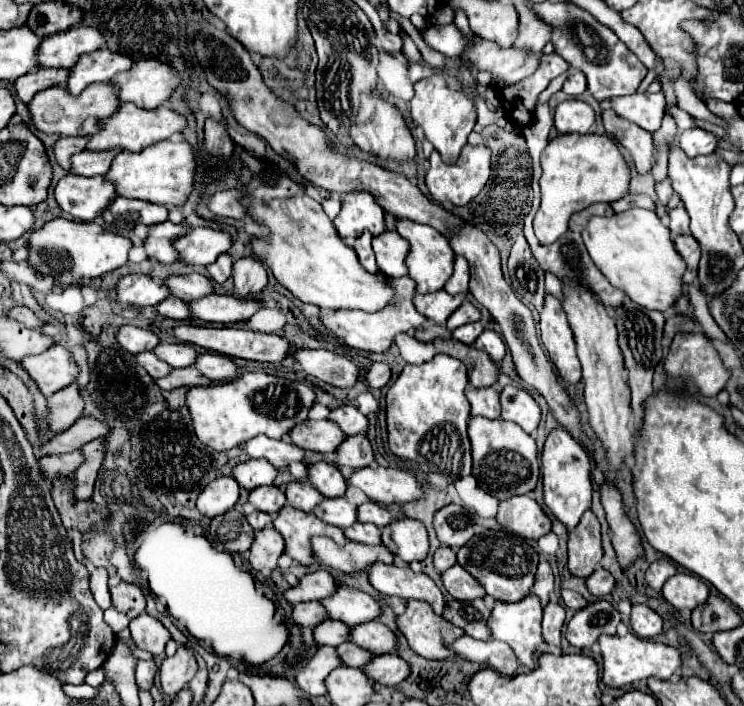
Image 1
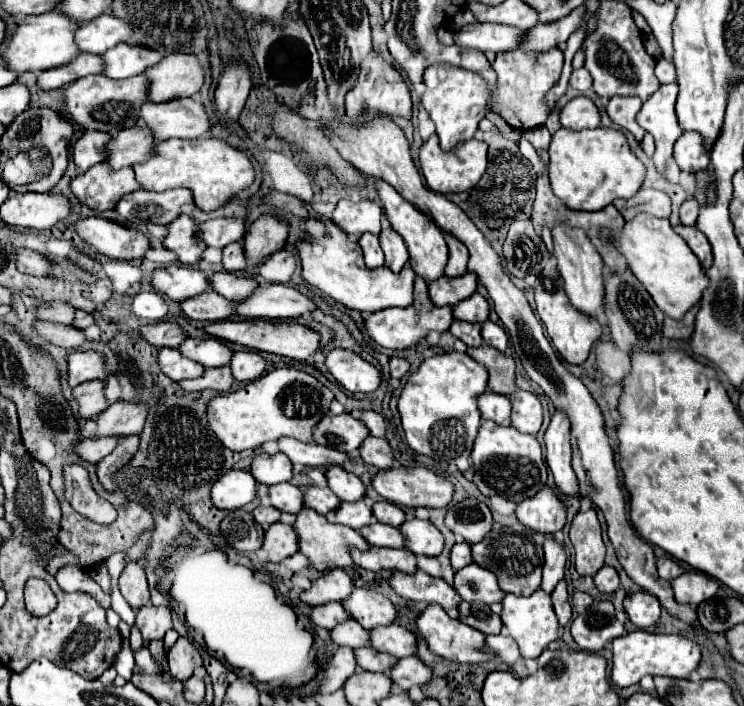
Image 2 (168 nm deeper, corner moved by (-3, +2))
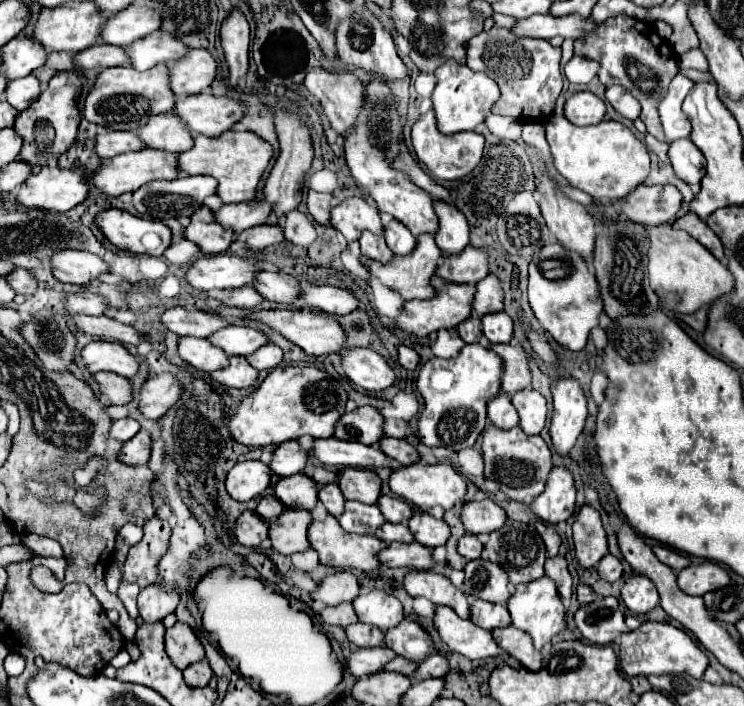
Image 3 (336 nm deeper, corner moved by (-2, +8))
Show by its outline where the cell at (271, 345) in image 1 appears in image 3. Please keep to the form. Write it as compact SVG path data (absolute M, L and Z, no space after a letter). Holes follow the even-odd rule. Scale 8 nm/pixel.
M302 308L302 310L260 310L252 318L272 326L278 332L282 332L288 340L298 344L310 356L336 354L336 352L344 350L344 344L348 340L346 332L344 332L344 328L338 320L334 320L326 312L316 312L316 310L310 310L310 308Z

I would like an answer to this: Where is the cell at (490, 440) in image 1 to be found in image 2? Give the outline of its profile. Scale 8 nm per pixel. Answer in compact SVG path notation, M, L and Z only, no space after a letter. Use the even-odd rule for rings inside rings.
M483 420L471 458L475 468L473 482L483 496L501 496L511 502L521 502L535 496L547 482L547 466L537 438L519 432L515 426L499 426L493 420Z

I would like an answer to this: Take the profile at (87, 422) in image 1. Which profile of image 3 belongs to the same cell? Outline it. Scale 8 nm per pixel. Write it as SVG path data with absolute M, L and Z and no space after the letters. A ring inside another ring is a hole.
M164 372L146 380L140 392L140 410L146 418L162 418L182 396L182 382L176 374Z

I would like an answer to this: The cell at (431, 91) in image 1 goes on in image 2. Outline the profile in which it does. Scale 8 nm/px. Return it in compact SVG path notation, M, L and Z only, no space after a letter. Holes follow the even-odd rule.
M435 64L427 68L423 74L423 82L427 86L425 94L421 96L421 106L427 110L429 118L437 126L437 136L441 140L443 150L453 150L459 142L471 140L479 120L485 116L485 106L489 100L489 90L483 82L473 72L467 70L457 70L449 64Z

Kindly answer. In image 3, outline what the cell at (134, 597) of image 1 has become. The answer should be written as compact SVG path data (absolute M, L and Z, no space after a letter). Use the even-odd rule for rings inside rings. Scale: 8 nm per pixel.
M158 516L144 522L144 538L130 548L122 568L124 582L136 582L140 588L158 582L158 562L168 550L170 534L170 524Z

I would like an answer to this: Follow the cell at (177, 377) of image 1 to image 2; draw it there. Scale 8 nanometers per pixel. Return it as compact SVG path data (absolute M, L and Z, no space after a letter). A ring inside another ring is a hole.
M227 366L221 368L205 368L203 376L195 378L195 380L181 380L177 382L183 390L205 390L211 388L215 392L229 392L233 386L233 376L231 370Z

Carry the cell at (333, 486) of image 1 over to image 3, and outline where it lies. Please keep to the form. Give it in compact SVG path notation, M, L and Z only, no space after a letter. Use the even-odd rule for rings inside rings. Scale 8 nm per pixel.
M344 468L338 484L346 500L358 500L364 504L376 504L382 490L380 476L374 470L364 468Z

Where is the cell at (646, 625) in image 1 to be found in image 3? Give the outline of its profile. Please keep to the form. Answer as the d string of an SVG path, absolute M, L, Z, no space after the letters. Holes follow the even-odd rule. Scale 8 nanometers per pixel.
M632 574L622 586L622 600L634 614L646 614L658 604L658 590L644 574Z

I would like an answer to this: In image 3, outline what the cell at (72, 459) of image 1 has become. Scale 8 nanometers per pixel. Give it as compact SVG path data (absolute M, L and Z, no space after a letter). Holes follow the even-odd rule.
M122 418L122 420L116 420L116 422L114 422L114 426L112 426L112 436L118 438L118 440L122 440L122 442L126 442L126 440L134 438L140 428L142 428L142 426L140 426L138 420L134 420L134 418Z

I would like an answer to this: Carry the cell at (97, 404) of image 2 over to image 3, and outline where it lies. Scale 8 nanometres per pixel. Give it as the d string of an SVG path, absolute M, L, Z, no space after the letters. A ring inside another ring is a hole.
M98 372L96 380L100 384L100 392L106 394L110 404L128 404L134 396L130 380L114 372Z

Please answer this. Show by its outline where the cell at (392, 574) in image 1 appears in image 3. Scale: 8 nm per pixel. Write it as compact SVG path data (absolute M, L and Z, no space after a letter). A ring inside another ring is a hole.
M412 570L408 572L404 586L410 596L422 596L438 606L450 606L460 618L470 618L470 604L466 594L442 574L436 574L432 570Z

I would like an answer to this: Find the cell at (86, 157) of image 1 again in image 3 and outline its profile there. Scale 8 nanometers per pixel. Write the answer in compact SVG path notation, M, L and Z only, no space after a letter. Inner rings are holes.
M158 114L150 118L150 122L138 128L140 138L148 144L148 148L168 150L168 152L186 152L194 146L194 134L186 128L182 118L176 114Z

